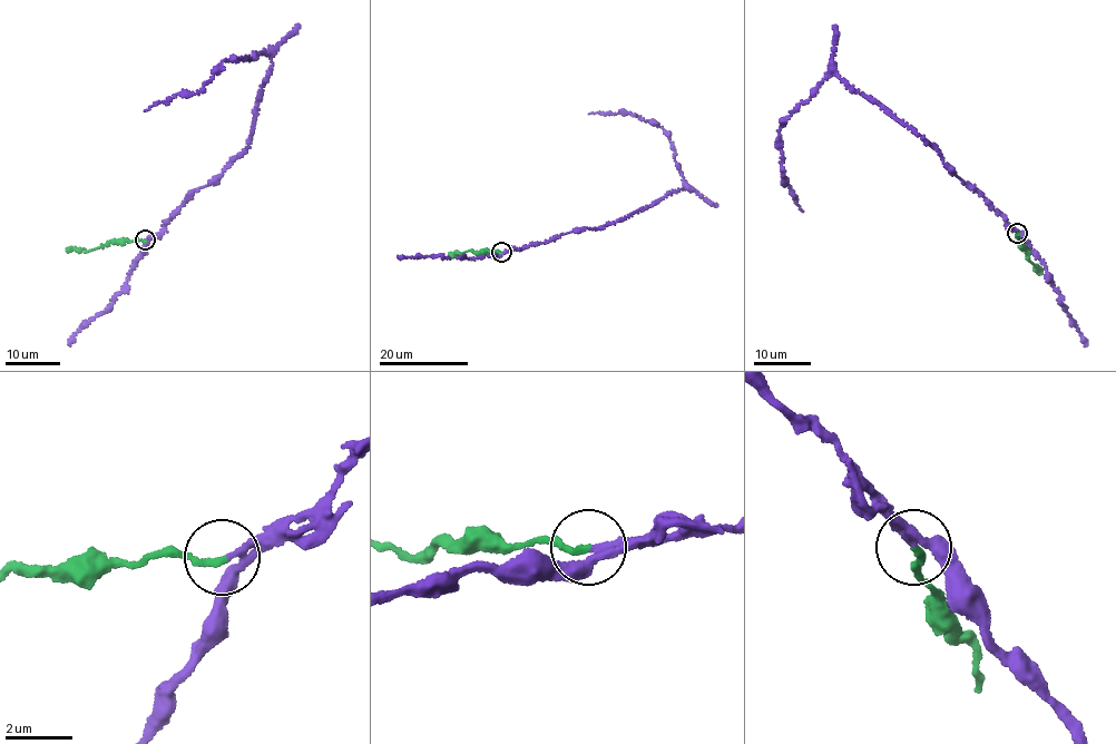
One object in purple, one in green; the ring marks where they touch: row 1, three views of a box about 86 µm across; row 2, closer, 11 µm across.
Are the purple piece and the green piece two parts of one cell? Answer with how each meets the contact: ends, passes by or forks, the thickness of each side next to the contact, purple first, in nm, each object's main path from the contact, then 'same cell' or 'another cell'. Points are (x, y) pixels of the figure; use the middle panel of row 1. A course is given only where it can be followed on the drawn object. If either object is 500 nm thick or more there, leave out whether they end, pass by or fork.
purple passes by; green ends there; 190 nm thick on the purple side, 200 nm on the other; purple runs (501, 252), (618, 221), (685, 187), (668, 134), (656, 124), (628, 111), (588, 114); green runs (501, 252), (449, 253); another cell

